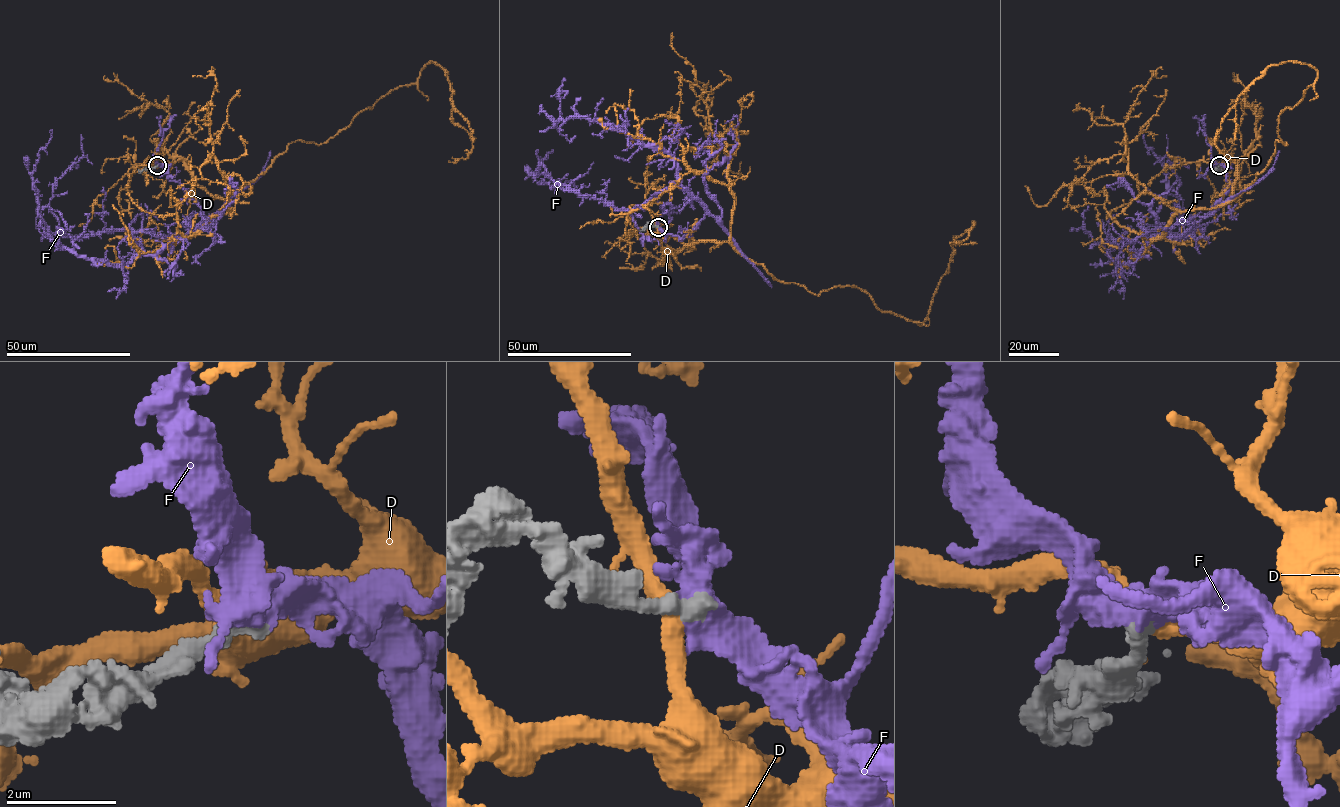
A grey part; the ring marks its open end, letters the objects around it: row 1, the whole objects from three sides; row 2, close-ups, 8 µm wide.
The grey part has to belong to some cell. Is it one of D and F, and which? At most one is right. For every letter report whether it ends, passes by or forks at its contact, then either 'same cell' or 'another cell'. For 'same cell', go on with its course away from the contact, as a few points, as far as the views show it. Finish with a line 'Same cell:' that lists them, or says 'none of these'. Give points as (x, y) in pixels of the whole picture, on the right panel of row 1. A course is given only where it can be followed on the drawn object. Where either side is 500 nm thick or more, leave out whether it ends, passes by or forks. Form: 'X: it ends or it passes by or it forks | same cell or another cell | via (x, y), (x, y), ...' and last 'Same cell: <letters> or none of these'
D: it passes by | another cell
F: it passes by | same cell | via (1219, 166), (1229, 187), (1178, 236), (1202, 229), (1174, 234), (1157, 220), (1165, 173), (1146, 146), (1145, 132)
Same cell: F

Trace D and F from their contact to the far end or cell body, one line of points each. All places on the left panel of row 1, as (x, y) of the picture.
D: (156, 166), (182, 160), (229, 198), (292, 142), (324, 143), (430, 62), (472, 131), (467, 158), (448, 161)
F: (156, 166), (202, 210), (204, 218), (184, 234), (54, 234), (38, 212), (32, 173), (50, 132)

